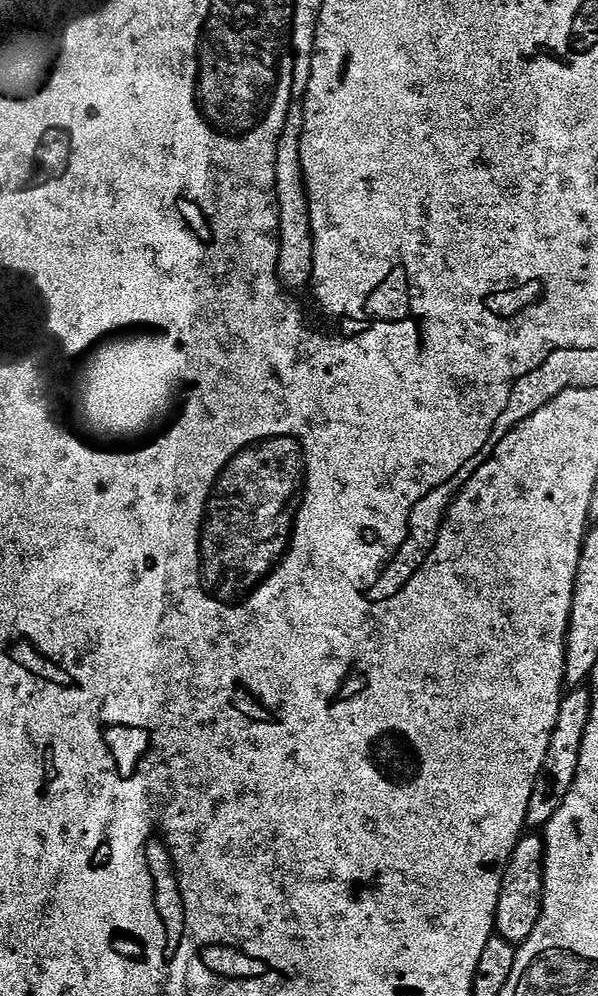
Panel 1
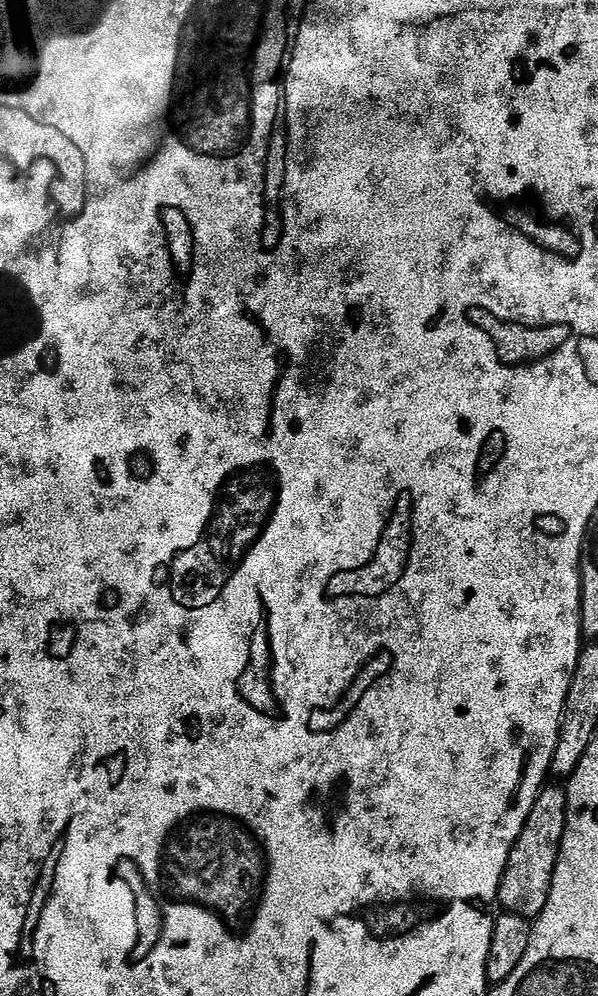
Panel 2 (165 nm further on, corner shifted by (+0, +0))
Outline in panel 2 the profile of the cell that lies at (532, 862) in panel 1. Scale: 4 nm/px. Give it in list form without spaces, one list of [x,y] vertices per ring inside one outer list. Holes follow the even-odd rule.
[[[551,784],[540,789],[530,810],[530,818],[526,818],[526,826],[522,826],[522,834],[518,834],[518,842],[514,842],[510,850],[510,858],[506,862],[506,870],[500,883],[499,907],[504,912],[513,912],[529,922],[535,921],[536,917],[542,914],[542,910],[546,910],[562,846],[562,834],[566,830],[568,794],[561,785],[559,788],[558,785]]]

